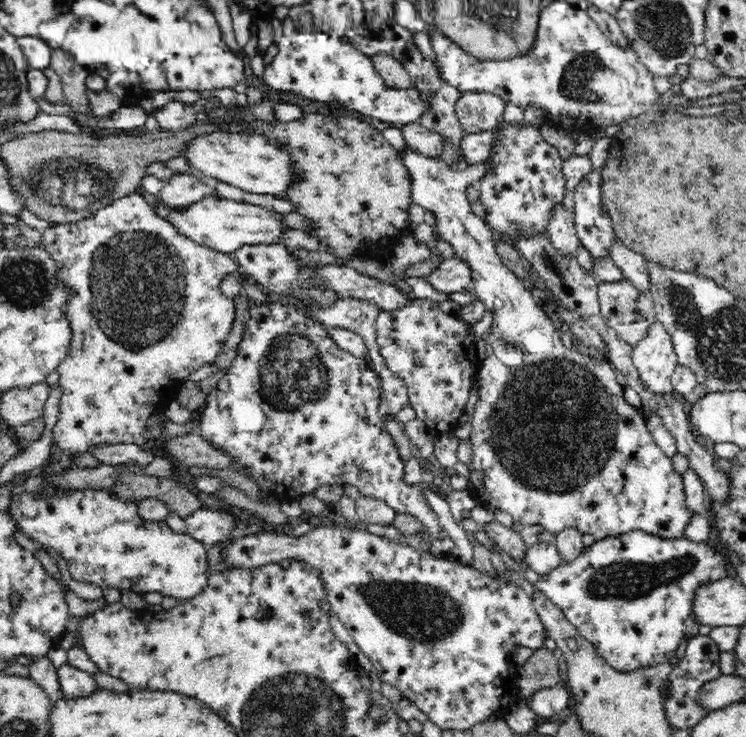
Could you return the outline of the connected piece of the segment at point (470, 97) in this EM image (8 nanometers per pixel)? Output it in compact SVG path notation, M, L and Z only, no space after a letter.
M460 92L454 100L455 118L466 135L494 131L504 121L504 101L495 94Z

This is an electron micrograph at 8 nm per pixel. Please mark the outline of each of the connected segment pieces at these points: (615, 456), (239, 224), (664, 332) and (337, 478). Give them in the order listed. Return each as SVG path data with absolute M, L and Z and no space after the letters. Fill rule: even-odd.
M405 148L402 158L409 171L413 175L413 202L423 206L425 209L434 213L436 222L435 234L439 240L444 240L451 244L456 257L470 269L471 284L475 290L477 297L482 300L485 306L485 311L492 314L493 321L490 324L489 330L486 332L486 342L490 344L488 348L488 357L480 362L480 396L476 401L474 409L474 420L472 420L471 447L474 455L474 462L469 468L471 475L469 476L469 490L474 496L474 500L478 505L484 508L502 509L512 516L513 520L523 525L538 525L544 527L550 534L560 535L562 531L574 530L578 534L592 534L594 542L600 543L601 540L620 538L622 535L628 535L629 532L640 531L645 535L655 536L659 539L679 539L684 536L684 530L690 513L684 508L684 494L681 475L676 473L672 468L671 457L666 456L660 447L654 442L651 436L650 425L639 414L638 408L630 406L625 400L624 388L616 381L615 369L611 366L605 357L598 356L595 353L588 355L582 354L582 366L575 365L574 362L568 360L566 354L572 356L572 352L568 352L567 346L560 339L559 328L551 321L551 318L546 314L546 311L541 307L539 301L533 295L534 290L524 280L518 278L506 265L502 263L502 258L496 250L496 243L490 229L484 224L482 218L474 215L470 209L470 202L466 199L466 189L470 185L478 184L478 181L484 176L486 166L484 162L480 162L472 166L464 166L459 169L452 168L442 159L425 158L420 154L415 154L412 149ZM500 340L500 344L508 344L512 342L512 346L518 346L514 350L518 350L518 364L504 364L502 360L498 360L498 356L494 355L494 346Z
M161 195L156 200L156 204L150 205L150 211L154 212L154 215L163 222L170 223L178 234L220 252L233 253L242 244L274 244L284 231L278 225L279 214L256 205L218 196L206 197L186 205L166 204Z
M656 320L647 328L646 336L639 340L633 346L631 353L634 367L640 372L640 377L644 383L654 391L660 393L673 392L671 386L671 377L673 371L679 366L677 350L674 349L673 336L669 333L669 329L665 324Z
M267 303L261 307L254 306L251 310L250 320L247 322L247 333L245 339L240 343L238 356L232 362L227 375L218 380L216 388L208 392L206 407L202 410L199 418L200 437L210 443L214 450L226 455L228 467L246 478L250 478L262 492L268 496L278 499L281 503L288 500L299 500L304 495L311 494L322 484L338 484L345 486L351 484L357 487L363 496L370 496L385 501L396 513L410 515L418 519L423 528L426 528L433 539L442 540L442 527L436 516L425 504L421 488L407 488L402 481L402 468L404 462L399 458L397 449L393 446L391 436L387 433L385 423L382 422L382 390L381 379L373 370L372 364L362 357L354 357L352 353L342 350L336 346L334 339L324 331L324 326L315 321L306 312L304 306L282 305L280 303Z

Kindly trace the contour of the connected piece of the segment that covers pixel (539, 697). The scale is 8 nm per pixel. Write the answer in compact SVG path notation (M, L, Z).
M560 683L556 687L538 690L525 700L528 711L532 711L534 716L542 721L560 714L568 705L568 701L570 702L570 694L566 691L564 683Z

